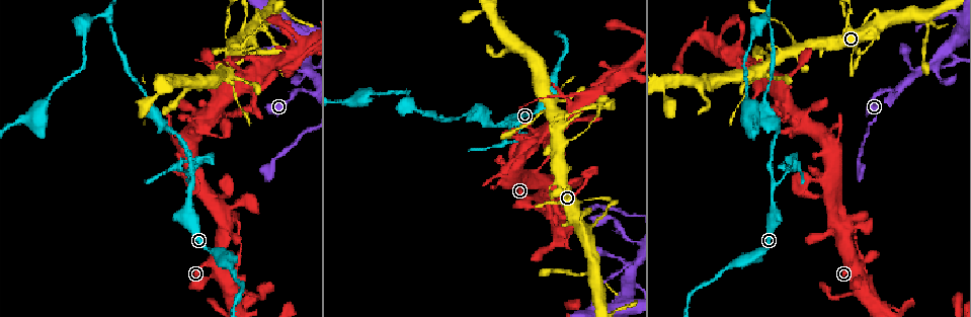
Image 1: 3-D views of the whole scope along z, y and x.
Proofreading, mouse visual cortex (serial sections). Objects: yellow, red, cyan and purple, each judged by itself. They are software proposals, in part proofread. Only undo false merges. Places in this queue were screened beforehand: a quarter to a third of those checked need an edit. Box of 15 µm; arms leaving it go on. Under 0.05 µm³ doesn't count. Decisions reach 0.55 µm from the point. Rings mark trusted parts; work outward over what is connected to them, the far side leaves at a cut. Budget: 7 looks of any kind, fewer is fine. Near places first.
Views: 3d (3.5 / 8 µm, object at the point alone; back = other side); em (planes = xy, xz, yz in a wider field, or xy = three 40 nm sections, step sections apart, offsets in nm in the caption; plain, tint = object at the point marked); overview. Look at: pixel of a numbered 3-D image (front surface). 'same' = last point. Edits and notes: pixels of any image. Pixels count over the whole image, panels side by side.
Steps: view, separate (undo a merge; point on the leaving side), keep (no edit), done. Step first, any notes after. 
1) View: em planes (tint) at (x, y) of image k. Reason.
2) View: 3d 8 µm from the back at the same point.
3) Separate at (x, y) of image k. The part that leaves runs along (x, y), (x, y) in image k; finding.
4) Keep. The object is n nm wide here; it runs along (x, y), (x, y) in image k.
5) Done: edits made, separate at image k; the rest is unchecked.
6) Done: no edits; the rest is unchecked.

View: 3d 3.5 µm at (304, 90) of image 1.

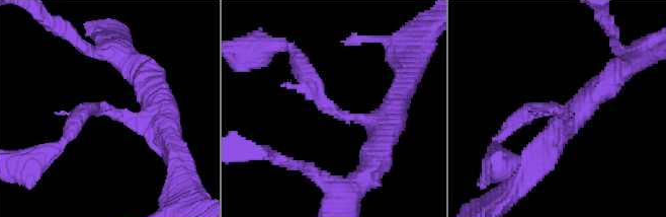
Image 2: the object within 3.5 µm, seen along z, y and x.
View: em xy step 5 (tint) at (104, 109) of image 2. The arms are 250, 300 nm wide; now the EM.

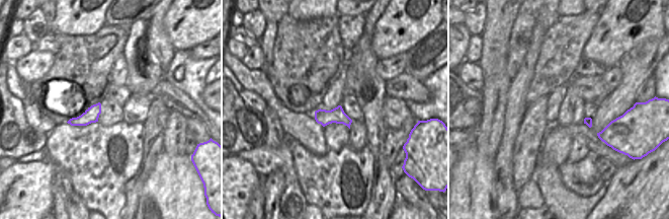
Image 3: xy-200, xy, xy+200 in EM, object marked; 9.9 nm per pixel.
Keep. It runs along (297, 57), (324, 104), (381, 135) in image 2; continuous, no second cell.

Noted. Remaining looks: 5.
View: 3d 3.5 µm from the back at (573, 138) of image 1. Calibre changes.

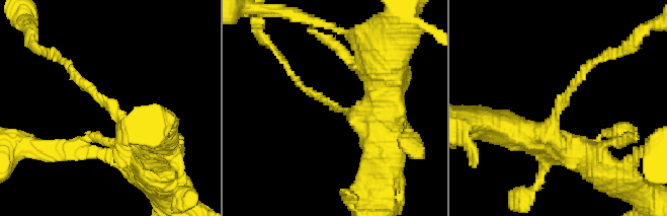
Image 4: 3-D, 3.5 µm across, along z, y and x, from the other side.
View: em xy step 3 (tint) at (564, 100) of image 4. The arms are 100, 400 nm wide.

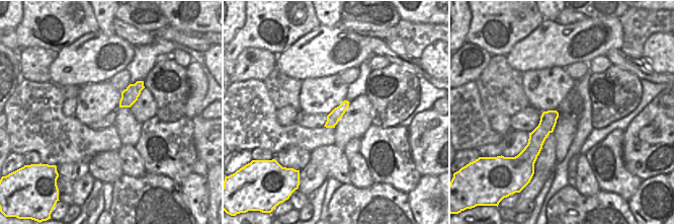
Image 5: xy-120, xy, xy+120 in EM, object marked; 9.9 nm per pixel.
Keep. The object is 130 nm wide here; it runs along (149, 135), (134, 132), (62, 60) in image 4; all the same cell.

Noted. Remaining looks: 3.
View: 3d 3.5 µm at (109, 18) of image 1. Sharp bend.

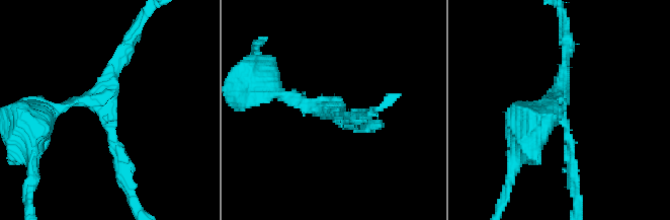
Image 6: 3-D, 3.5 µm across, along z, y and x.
View: em planes (tint) at (106, 110) of image 6. 3 arms meet here; the arms are 150, 150, 150 nm wide.

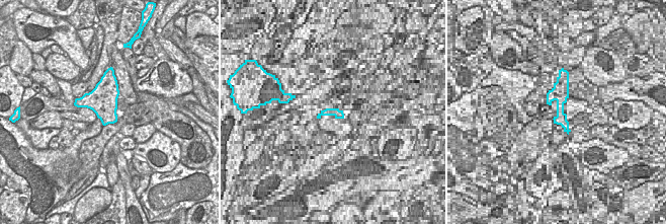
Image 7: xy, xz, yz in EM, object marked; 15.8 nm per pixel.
Keep. The object is 460 nm wide here; it runs along (124, 171), (93, 99), (50, 112) in image 6; continuous, no second cell.

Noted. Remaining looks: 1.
Done: no edits; the rest is unchecked.

